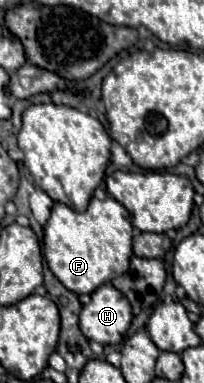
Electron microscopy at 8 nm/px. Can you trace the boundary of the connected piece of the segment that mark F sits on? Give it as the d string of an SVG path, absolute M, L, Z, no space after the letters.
M111 196L105 200L91 198L85 212L75 212L69 206L55 202L51 216L43 226L43 256L49 270L71 292L91 294L99 284L111 282L119 272L127 270L131 256L133 228L129 212Z

